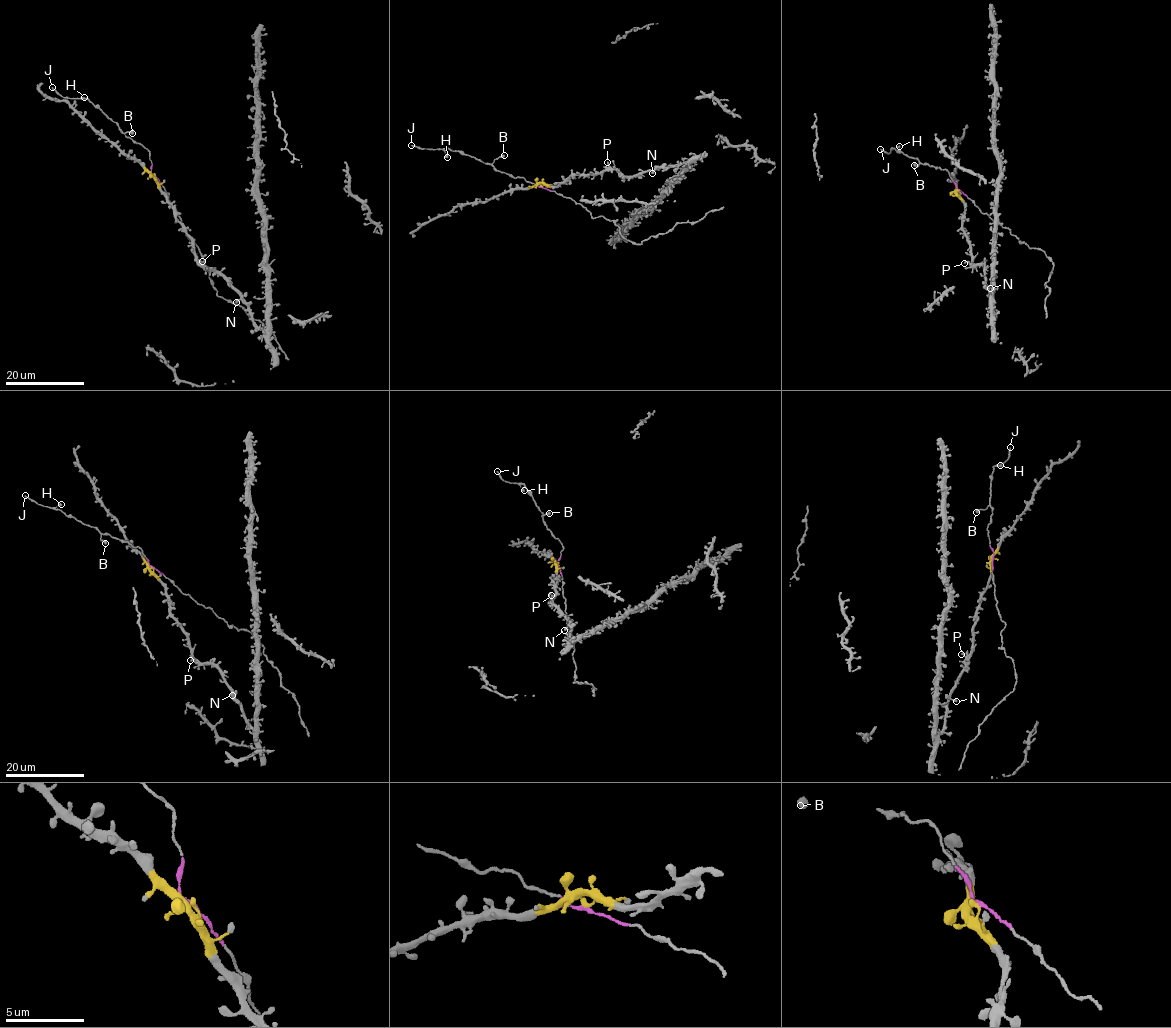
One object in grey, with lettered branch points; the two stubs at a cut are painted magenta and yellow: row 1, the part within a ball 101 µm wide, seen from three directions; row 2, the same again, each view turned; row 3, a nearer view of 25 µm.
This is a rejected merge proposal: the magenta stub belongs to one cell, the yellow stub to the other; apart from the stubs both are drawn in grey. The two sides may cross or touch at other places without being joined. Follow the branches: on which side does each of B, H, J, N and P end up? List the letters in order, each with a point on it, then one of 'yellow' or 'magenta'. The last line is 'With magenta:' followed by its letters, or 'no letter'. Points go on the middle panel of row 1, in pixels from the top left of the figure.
B: at (504, 155); magenta
H: at (447, 157); magenta
J: at (411, 145); magenta
N: at (652, 173); yellow
P: at (607, 162); yellow
With magenta: B, H, J

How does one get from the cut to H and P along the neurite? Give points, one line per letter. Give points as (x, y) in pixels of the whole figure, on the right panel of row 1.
H: (958, 190), (945, 169), (924, 165), (891, 149), (899, 145)
P: (958, 190), (964, 207), (962, 226), (972, 262), (964, 262)

